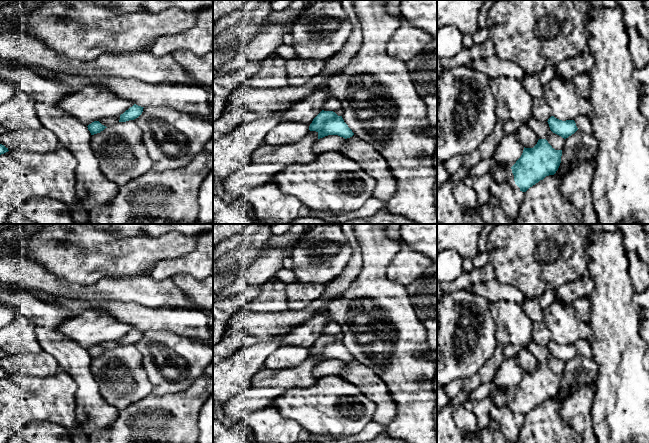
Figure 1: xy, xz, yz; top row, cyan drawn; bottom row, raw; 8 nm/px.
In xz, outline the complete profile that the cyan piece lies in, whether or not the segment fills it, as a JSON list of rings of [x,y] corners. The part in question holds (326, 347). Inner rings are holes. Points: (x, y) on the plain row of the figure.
[[[322,334],[313,343],[309,354],[318,357],[318,364],[313,370],[313,376],[316,379],[328,375],[339,375],[346,369],[346,363],[354,359],[342,340],[338,340],[333,335]]]

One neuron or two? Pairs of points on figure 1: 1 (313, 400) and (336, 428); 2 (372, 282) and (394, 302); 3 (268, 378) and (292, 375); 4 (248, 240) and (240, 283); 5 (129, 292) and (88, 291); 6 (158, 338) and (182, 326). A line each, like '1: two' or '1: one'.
1: one
2: one
3: one
4: two
5: one
6: two

